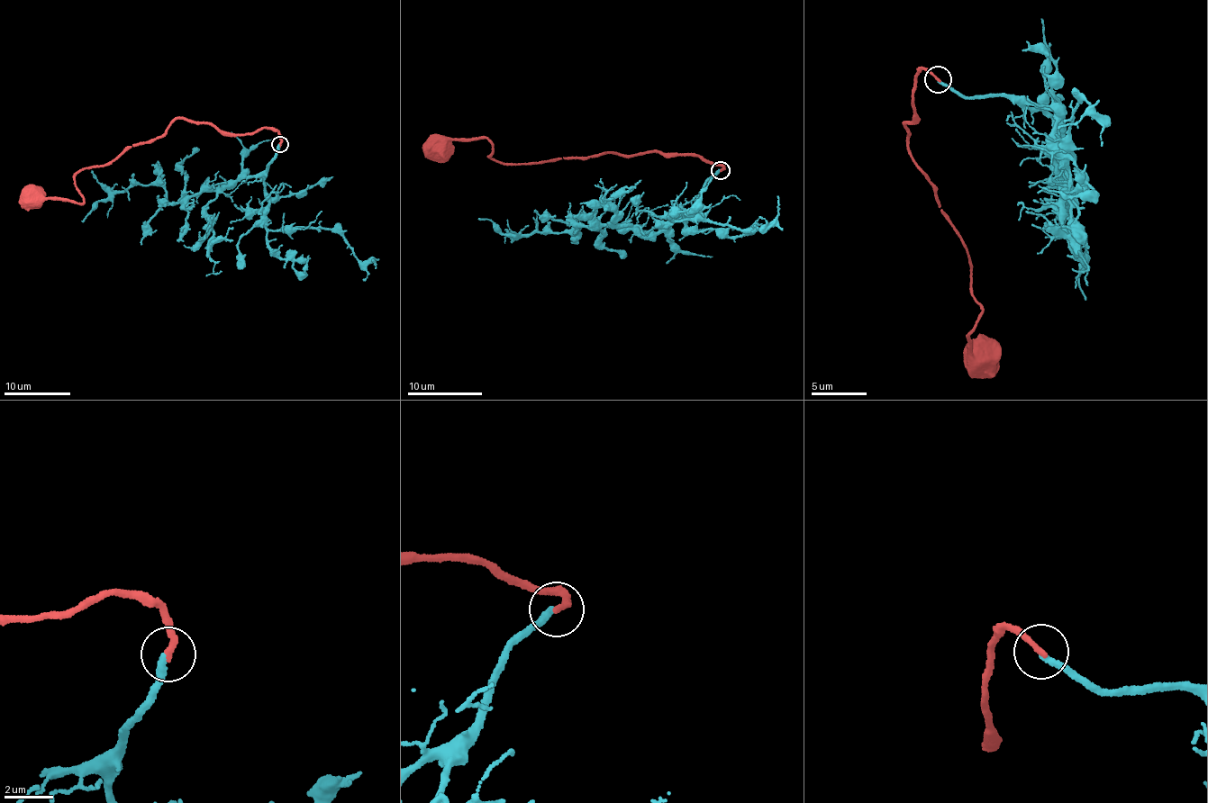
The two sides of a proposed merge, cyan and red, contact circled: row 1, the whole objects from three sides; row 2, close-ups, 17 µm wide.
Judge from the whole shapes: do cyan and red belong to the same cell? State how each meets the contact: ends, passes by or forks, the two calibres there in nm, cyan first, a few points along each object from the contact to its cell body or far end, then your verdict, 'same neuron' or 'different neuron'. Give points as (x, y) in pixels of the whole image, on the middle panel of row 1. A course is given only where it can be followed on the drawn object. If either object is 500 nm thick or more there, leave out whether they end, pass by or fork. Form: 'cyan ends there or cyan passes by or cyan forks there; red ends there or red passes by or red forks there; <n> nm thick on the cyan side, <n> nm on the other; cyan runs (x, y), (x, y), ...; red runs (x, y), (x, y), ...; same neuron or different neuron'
cyan ends there; red ends there; 280 nm thick on the cyan side, 280 nm on the other; cyan runs (719, 170), (689, 212), (657, 231), (578, 226), (504, 235), (489, 220), (478, 220); red runs (721, 169), (722, 166), (689, 153), (655, 152), (504, 165), (490, 157), (487, 139), (439, 145); same neuron

